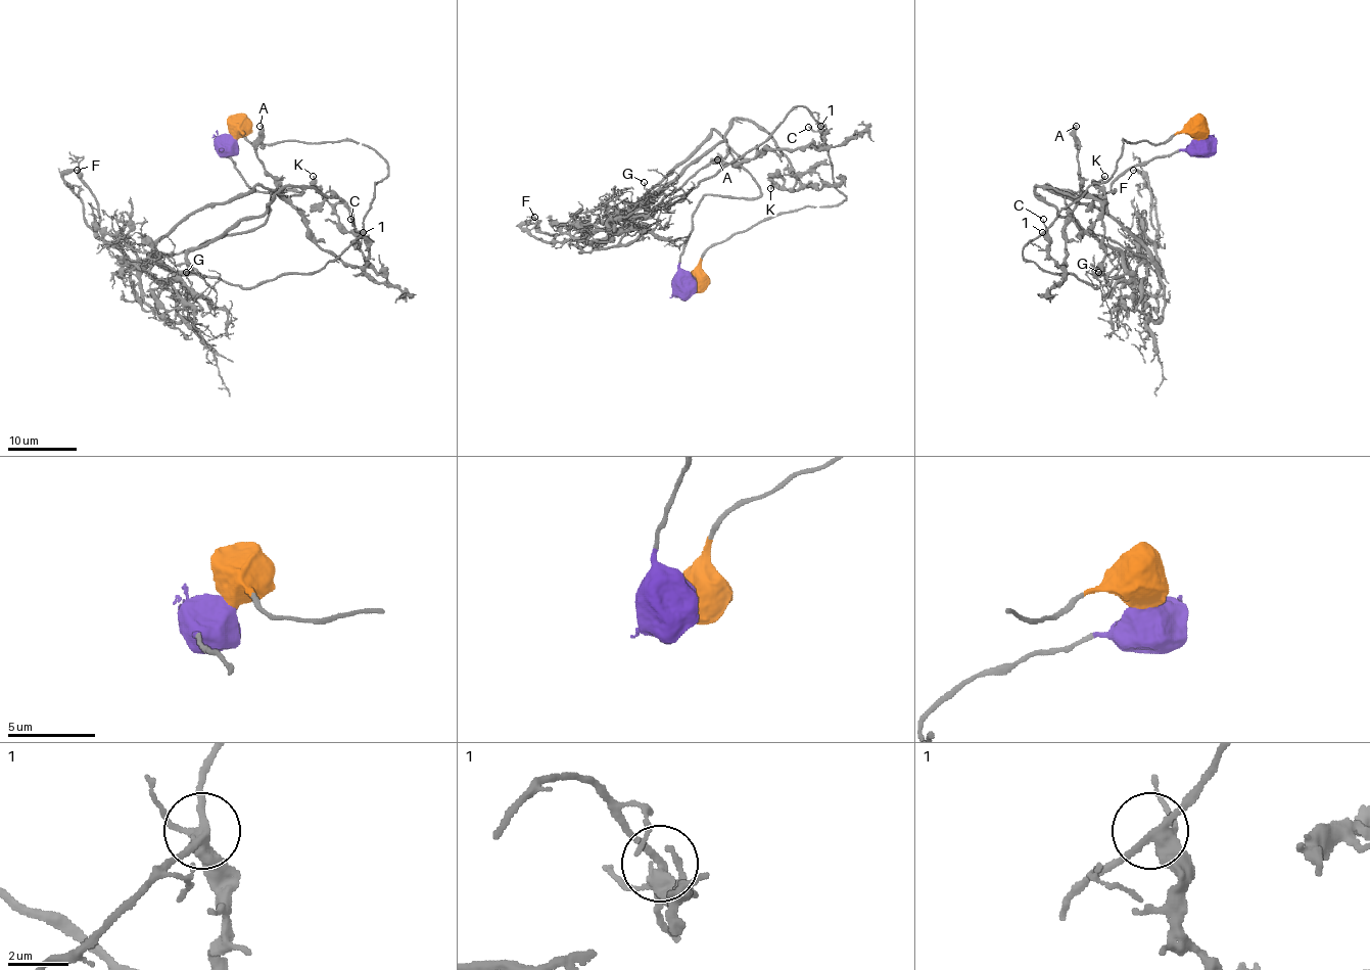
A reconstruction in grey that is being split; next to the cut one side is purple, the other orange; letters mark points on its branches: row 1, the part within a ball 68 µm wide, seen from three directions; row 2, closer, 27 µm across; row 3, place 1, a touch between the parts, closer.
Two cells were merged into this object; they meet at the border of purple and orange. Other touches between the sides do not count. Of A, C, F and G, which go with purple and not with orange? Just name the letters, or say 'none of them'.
A, C, F

